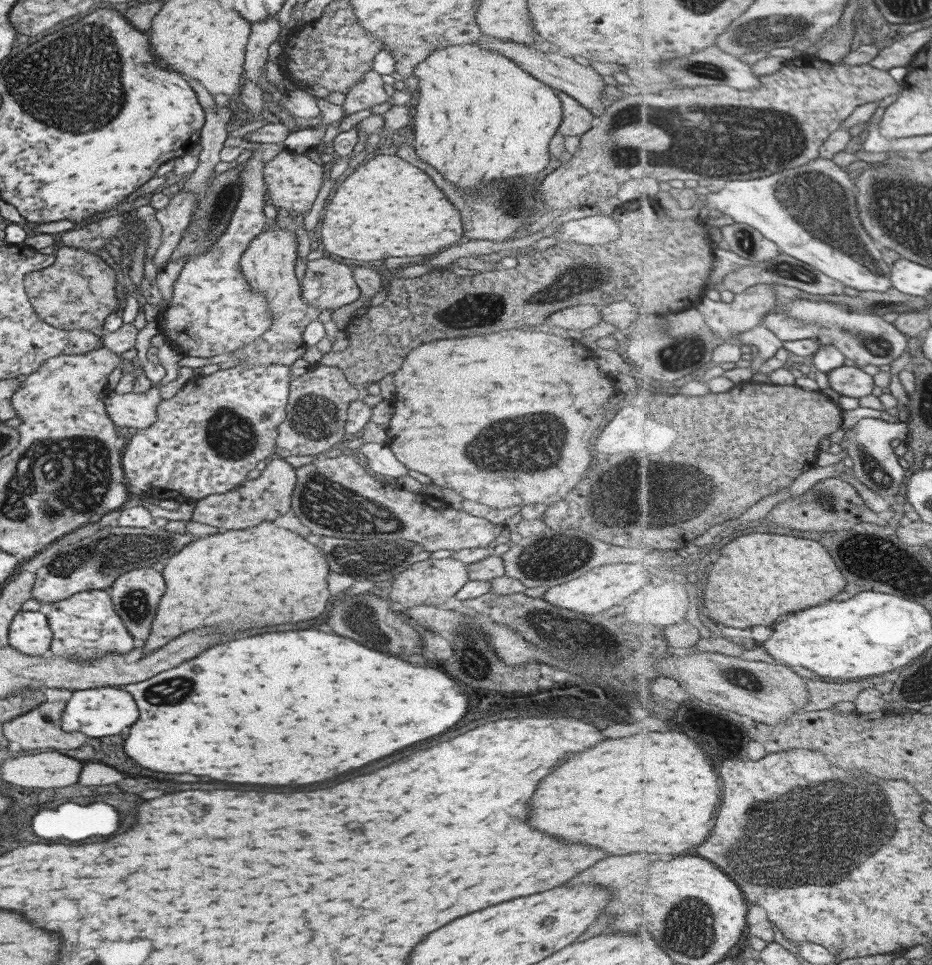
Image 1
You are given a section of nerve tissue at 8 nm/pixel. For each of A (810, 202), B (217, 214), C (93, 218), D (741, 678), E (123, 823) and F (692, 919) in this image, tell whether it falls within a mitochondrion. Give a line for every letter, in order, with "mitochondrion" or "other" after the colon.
A: mitochondrion
B: mitochondrion
C: other
D: mitochondrion
E: other
F: mitochondrion

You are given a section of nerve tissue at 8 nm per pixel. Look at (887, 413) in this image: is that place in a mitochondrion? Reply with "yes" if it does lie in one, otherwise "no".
no

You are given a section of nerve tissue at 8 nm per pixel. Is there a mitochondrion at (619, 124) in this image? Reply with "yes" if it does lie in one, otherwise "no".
yes

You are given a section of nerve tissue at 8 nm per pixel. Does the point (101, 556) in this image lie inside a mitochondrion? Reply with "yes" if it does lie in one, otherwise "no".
yes

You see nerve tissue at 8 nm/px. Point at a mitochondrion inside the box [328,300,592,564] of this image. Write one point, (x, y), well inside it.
(531, 432)

